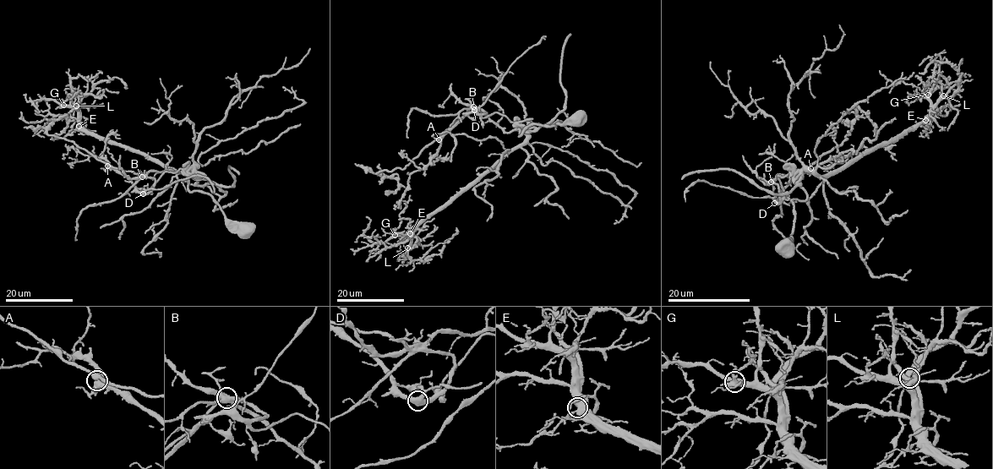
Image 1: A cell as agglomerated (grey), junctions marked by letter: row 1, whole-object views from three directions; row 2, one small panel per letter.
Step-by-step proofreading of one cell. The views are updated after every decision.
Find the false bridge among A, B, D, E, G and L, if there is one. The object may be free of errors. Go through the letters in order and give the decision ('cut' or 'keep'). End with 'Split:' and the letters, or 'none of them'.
A: keep
B: cut
D: keep
E: keep
G: keep
L: keep
Split: B

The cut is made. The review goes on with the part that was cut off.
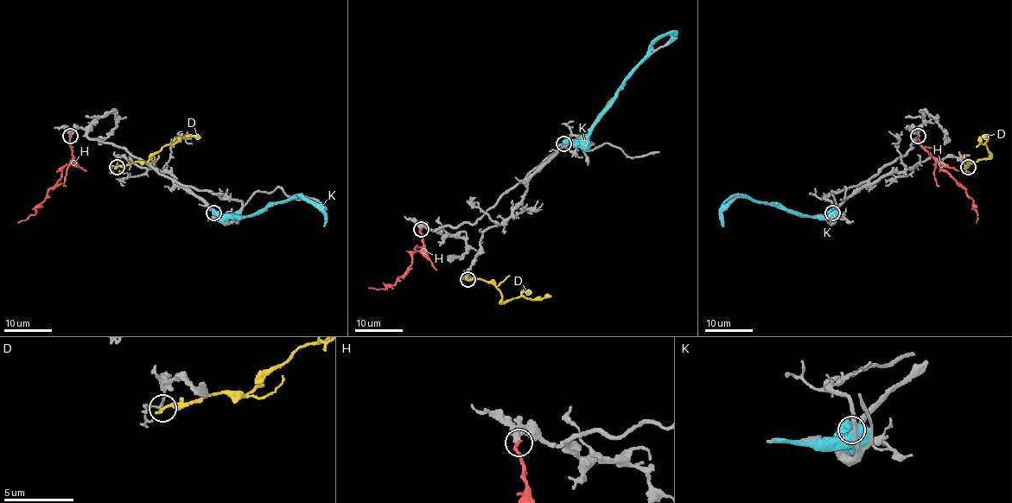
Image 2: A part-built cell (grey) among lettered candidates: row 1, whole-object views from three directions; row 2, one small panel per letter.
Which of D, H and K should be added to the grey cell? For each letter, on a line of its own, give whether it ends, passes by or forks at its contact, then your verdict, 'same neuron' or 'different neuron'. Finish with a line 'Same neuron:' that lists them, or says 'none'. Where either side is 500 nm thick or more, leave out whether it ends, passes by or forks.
D: it ends | different neuron
H: it ends | different neuron
K: different neuron
Same neuron: none

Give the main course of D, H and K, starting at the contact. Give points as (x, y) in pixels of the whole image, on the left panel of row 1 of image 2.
D: (117, 167), (145, 162), (164, 145), (185, 136), (200, 136)
H: (71, 136), (73, 160), (62, 168), (61, 179), (47, 191), (45, 200), (33, 215), (17, 222)
K: (213, 213), (249, 216), (294, 194), (302, 194), (325, 216), (324, 226)

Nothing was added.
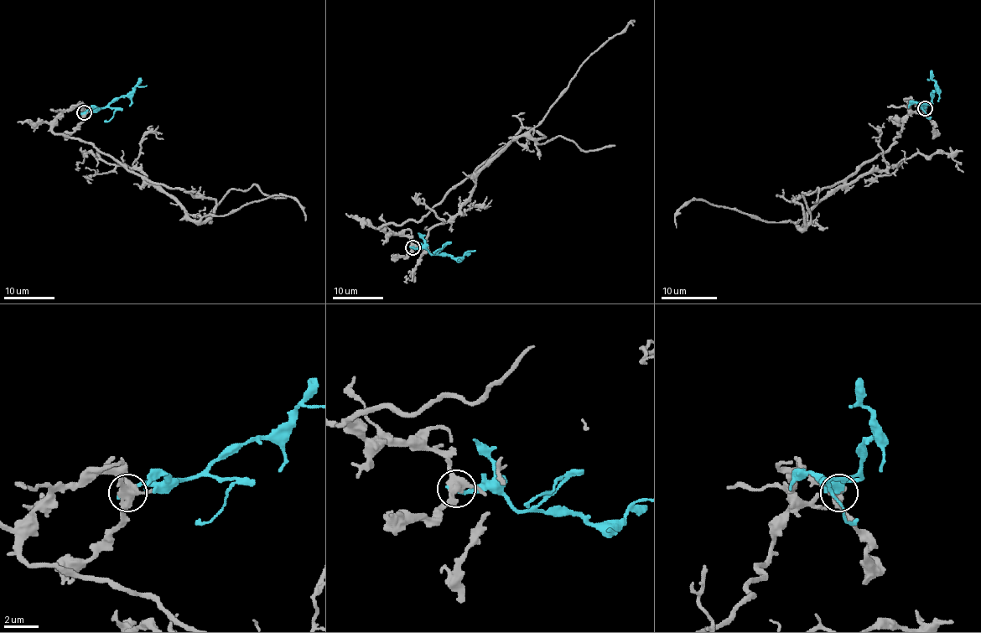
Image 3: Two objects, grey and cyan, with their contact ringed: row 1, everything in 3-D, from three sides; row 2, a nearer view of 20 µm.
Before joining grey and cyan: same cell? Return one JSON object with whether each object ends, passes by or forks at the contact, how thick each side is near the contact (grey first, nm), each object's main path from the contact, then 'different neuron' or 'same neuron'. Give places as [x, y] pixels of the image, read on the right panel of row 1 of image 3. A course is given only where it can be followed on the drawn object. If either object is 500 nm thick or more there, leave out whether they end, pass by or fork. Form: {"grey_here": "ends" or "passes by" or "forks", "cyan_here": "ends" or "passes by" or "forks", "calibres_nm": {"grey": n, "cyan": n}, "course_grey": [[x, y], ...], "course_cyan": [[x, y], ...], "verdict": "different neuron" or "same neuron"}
{"grey_here": "forks", "cyan_here": "ends", "calibres_nm": {"grey": 480, "cyan": 280}, "course_grey": [[925, 109], [912, 101], [895, 141], [833, 189], [799, 228], [702, 199], [688, 201], [674, 218], [676, 228]], "course_cyan": [[925, 109], [925, 106], [931, 103], [931, 93], [936, 89], [936, 85], [927, 80]], "verdict": "different neuron"}

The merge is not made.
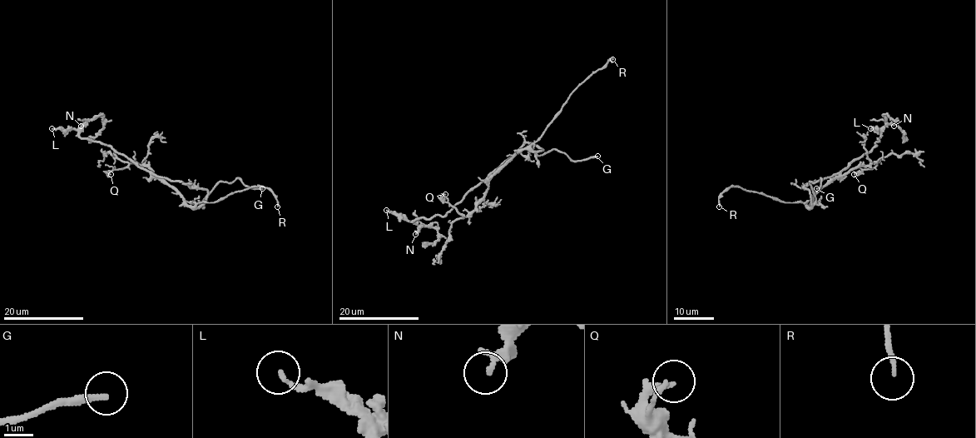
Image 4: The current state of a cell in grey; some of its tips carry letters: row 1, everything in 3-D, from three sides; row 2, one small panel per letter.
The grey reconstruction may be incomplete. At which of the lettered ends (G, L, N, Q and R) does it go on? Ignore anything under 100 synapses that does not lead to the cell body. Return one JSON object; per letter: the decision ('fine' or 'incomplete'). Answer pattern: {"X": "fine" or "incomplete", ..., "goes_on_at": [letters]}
{"G": "incomplete", "L": "fine", "N": "fine", "Q": "fine", "R": "fine", "goes_on_at": ["G"]}

